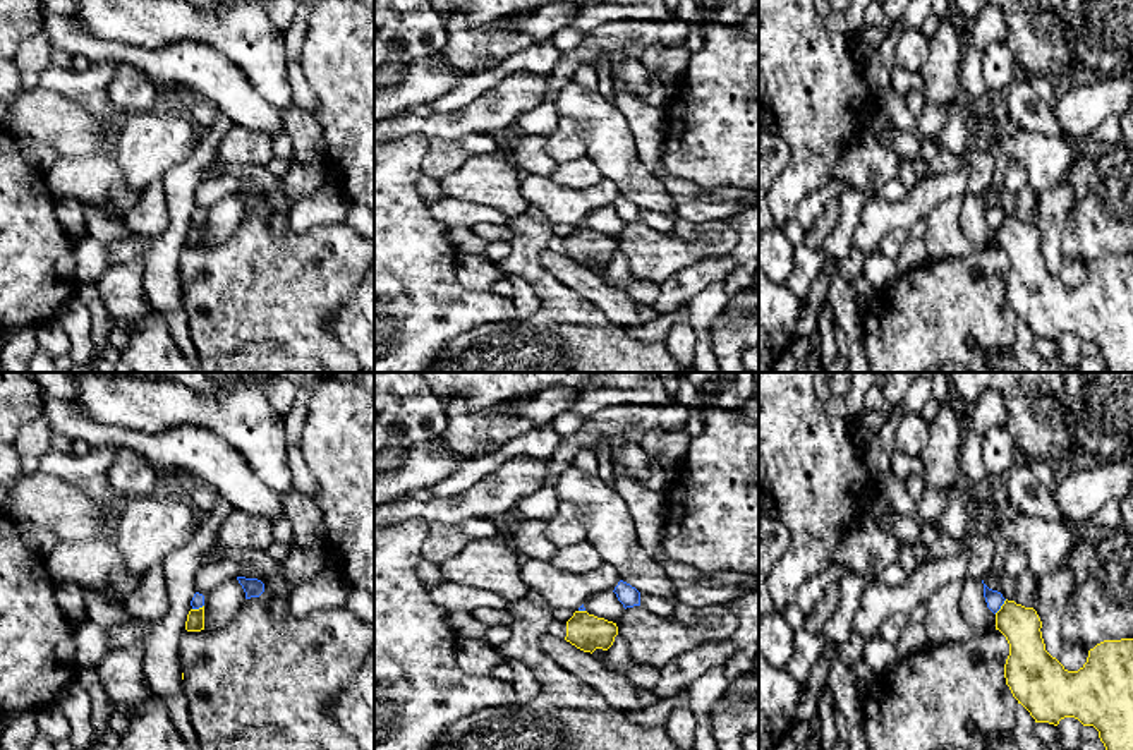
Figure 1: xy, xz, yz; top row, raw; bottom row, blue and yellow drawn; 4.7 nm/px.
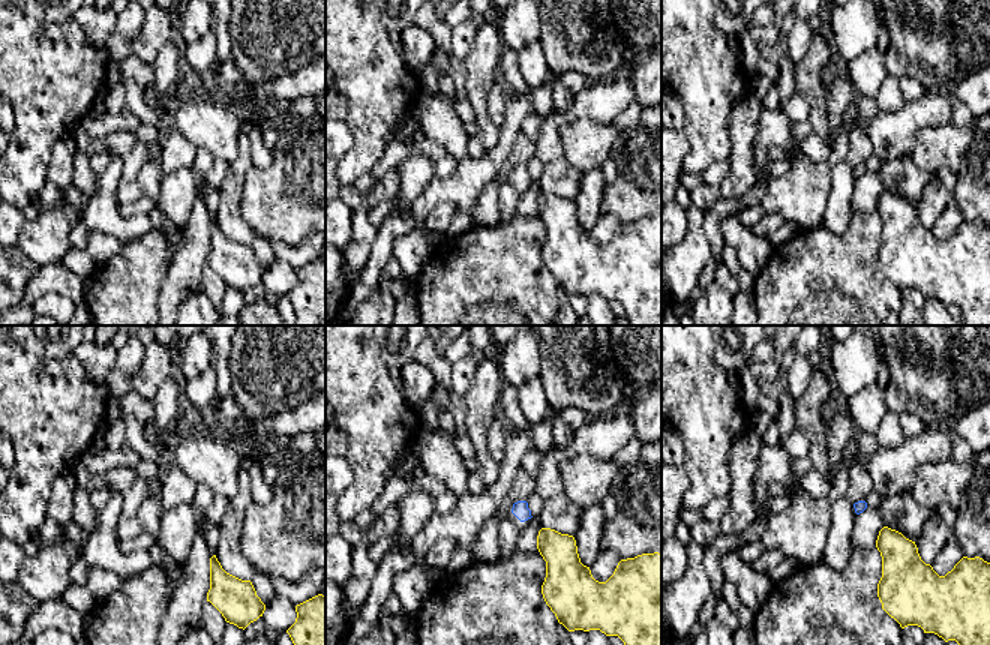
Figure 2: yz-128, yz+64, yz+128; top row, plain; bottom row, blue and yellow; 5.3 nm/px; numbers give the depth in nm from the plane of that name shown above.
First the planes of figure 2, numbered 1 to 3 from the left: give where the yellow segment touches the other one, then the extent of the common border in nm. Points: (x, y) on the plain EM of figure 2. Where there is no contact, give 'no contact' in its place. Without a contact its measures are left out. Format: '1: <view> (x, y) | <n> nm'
1: no contact
2: no contact
3: no contact

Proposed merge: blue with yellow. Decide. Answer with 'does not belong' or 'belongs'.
does not belong

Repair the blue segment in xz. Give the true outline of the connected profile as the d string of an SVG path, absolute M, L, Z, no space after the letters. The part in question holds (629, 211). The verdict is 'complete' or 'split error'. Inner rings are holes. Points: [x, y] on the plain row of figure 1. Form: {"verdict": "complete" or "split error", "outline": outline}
{"verdict": "complete", "outline": "M620 196L613 208L616 209L618 216L623 220L625 225L640 221L640 208L630 199Z"}

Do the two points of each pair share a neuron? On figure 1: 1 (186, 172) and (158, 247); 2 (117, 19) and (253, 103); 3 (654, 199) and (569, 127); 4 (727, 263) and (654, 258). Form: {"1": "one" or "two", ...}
{"1": "one", "2": "two", "3": "two", "4": "two"}

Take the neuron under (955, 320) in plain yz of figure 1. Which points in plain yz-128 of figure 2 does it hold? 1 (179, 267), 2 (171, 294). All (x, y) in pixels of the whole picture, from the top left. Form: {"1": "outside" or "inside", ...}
{"1": "outside", "2": "outside"}

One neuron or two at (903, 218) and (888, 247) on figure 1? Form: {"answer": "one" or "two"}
{"answer": "two"}

